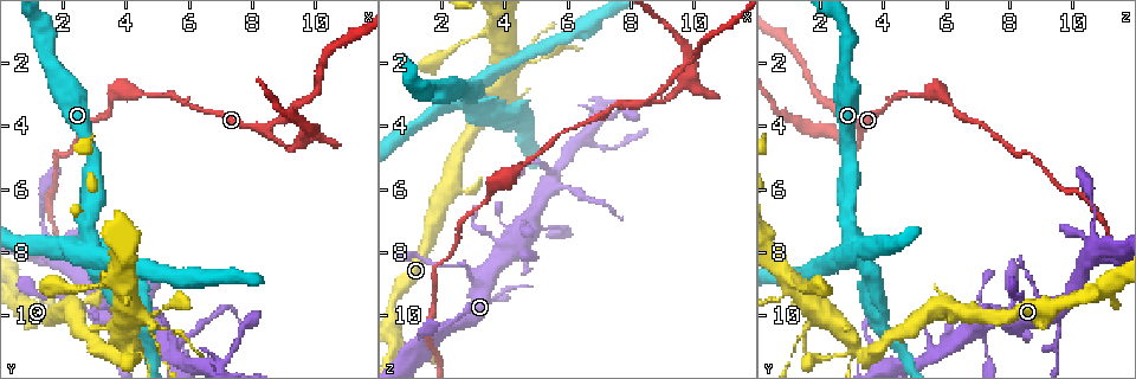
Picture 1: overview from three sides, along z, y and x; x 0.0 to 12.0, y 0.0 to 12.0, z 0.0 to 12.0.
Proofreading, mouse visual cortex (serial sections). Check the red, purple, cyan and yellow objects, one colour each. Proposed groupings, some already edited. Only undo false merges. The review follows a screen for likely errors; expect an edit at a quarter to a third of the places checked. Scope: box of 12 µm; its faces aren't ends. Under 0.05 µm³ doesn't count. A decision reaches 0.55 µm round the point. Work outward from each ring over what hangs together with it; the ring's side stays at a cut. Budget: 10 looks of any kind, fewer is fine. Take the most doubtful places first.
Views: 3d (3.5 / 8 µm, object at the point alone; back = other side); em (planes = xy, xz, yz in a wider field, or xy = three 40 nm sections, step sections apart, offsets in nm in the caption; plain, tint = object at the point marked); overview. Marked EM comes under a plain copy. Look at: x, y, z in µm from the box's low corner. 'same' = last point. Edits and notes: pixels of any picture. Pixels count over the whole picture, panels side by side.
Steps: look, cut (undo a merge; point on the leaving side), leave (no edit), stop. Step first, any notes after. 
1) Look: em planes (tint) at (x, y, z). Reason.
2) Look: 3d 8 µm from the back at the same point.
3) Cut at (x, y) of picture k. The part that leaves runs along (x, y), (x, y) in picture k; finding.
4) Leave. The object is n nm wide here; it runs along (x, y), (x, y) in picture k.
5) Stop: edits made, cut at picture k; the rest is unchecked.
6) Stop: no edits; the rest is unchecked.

Look: 3d 3.5 µm from the back at (5.5, 11.0, 6.0). Calibre changes.

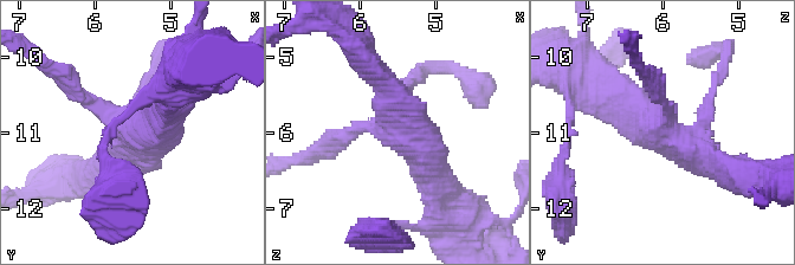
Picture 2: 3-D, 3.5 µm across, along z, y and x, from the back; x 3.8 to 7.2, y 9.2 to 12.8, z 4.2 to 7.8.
Look: em planes (tint) at (5.50, 11.05, 5.95). 4 arms meet here; the arms are 150, 200, 300, 450 nm wide; now the EM.

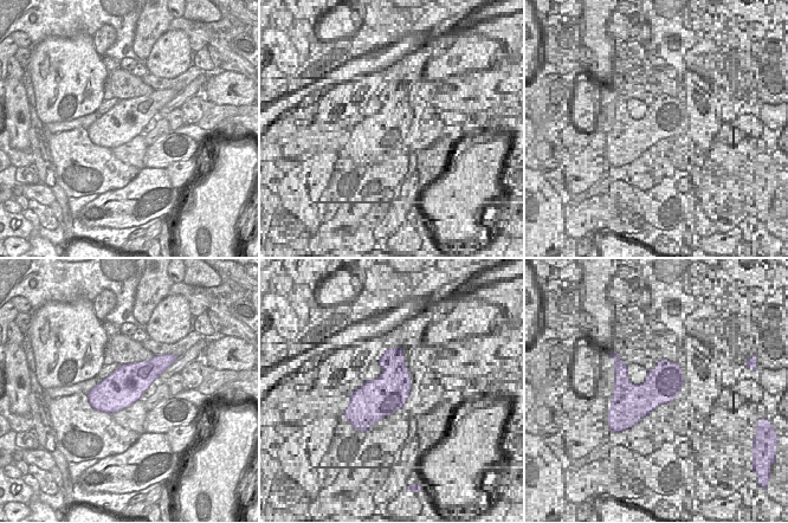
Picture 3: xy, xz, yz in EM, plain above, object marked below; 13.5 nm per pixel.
Leave. One cell here.

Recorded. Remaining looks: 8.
Look: 3d 3.5 µm at (9.0, 4.7, 3.2). A narrow waist.

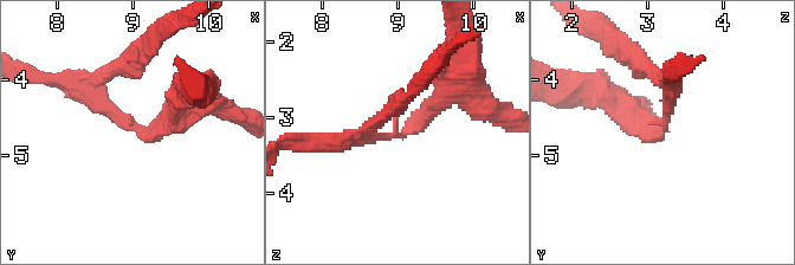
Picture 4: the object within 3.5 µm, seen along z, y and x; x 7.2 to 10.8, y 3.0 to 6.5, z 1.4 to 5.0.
Look: em xy step 5 (tint) at (9.05, 4.60, 3.20). The arms are 200, 250 nm wide.

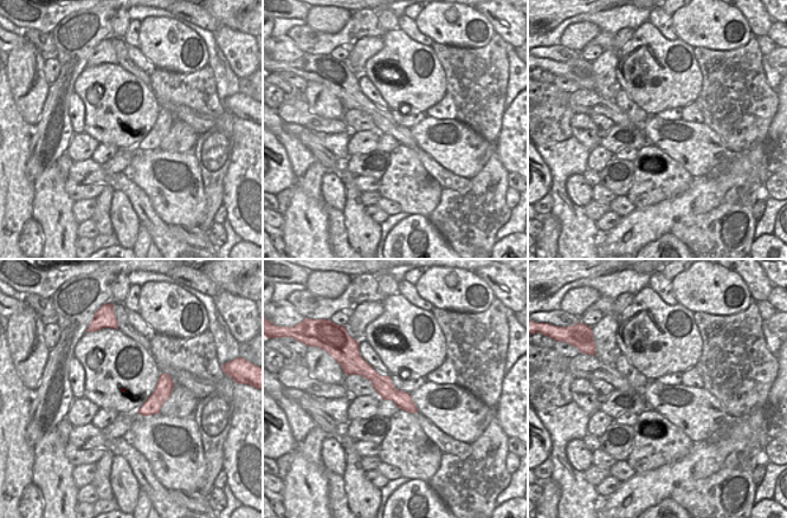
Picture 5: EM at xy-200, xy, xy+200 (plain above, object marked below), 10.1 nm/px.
Cut at (633, 120) of picture 4. A second cell is stuck on.

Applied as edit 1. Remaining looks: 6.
Look: 3d 3.5 µm at (1.8, 4.8, 8.6). Abrupt turn.

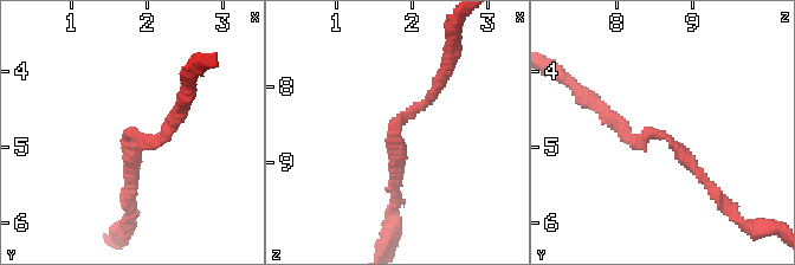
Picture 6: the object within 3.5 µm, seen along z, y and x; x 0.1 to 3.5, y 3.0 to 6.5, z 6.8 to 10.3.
Look: em planes (tint) at (1.80, 4.80, 8.60). The arms are 150, 200 nm wide.

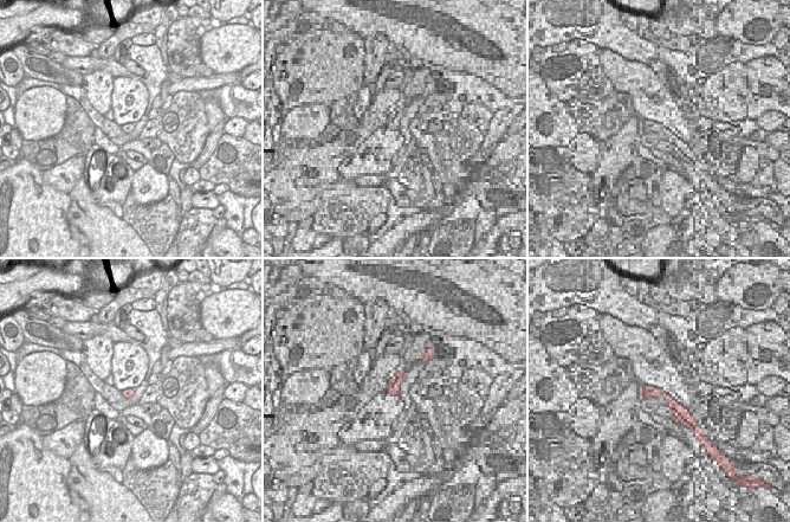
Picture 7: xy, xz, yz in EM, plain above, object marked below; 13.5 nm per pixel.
Leave. It runs along (612, 116), (637, 141), (664, 134), (718, 195) in picture 6; continuous, no second cell.

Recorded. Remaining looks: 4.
Look: 3d 3.5 µm at (4.0, 11.1, 3.1). Thin arm on a thick one.

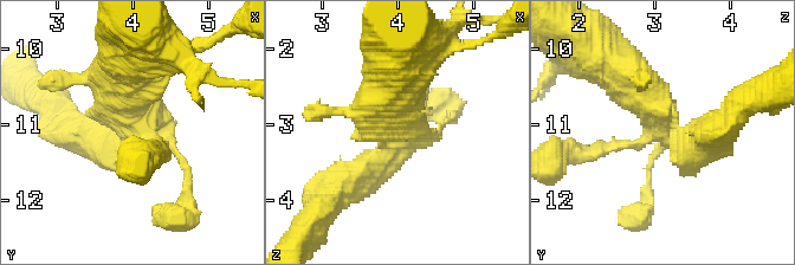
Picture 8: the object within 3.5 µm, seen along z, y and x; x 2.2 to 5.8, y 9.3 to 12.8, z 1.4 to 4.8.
Look: em xy step 1 (tint) at (4.05, 11.00, 3.10).

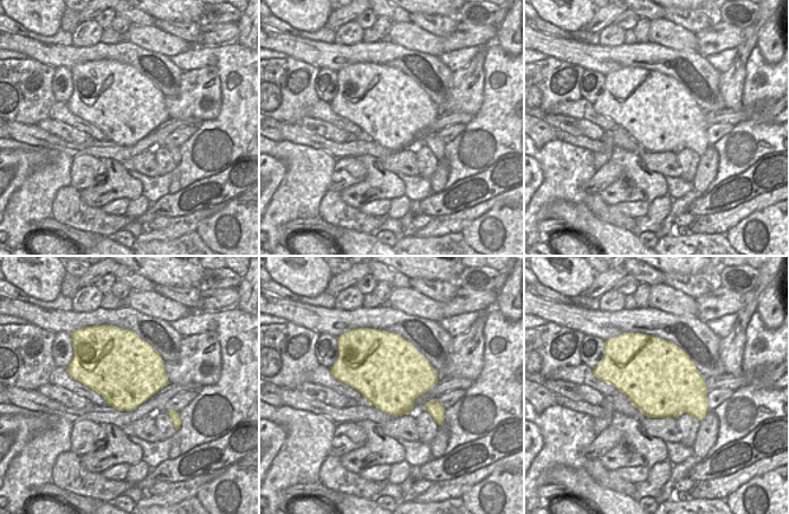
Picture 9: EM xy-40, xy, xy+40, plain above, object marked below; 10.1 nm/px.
Cut at (645, 107) of picture 8. The part that leaves runs along (665, 129), (620, 68), (587, 41) in picture 8; a second cell is stuck on.

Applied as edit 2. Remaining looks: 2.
Stop: edits made, cut at picture 4, cut at picture 8; the rest is unchecked.

